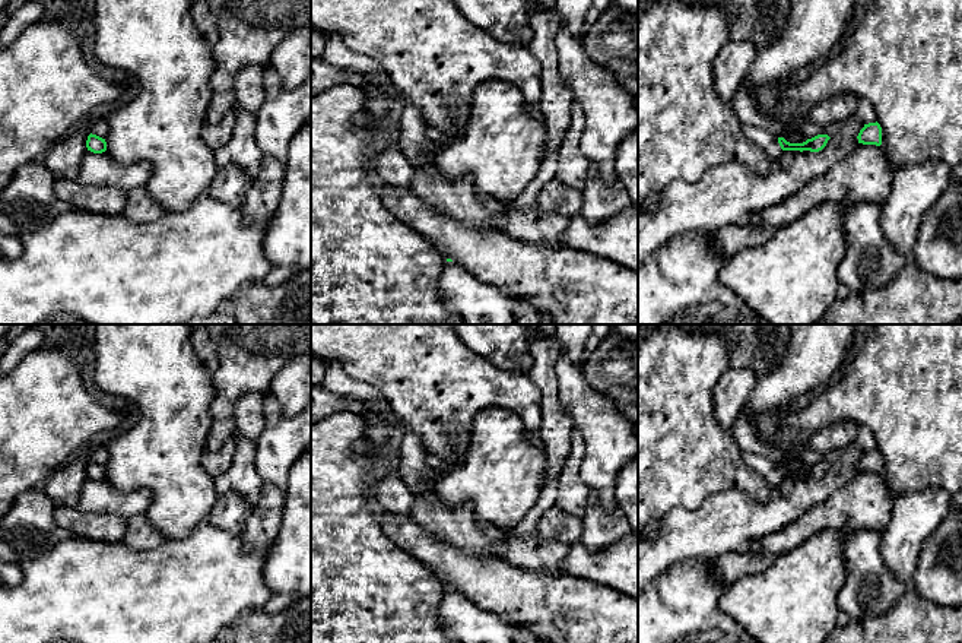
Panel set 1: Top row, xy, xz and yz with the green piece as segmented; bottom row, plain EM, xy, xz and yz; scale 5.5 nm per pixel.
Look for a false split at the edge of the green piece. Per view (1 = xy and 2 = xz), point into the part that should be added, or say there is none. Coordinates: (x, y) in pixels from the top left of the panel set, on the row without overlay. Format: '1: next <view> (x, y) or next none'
1: next none
2: next none

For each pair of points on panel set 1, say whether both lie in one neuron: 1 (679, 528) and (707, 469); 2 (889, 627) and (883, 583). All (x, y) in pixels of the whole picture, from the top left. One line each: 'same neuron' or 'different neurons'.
1: different neurons
2: different neurons

